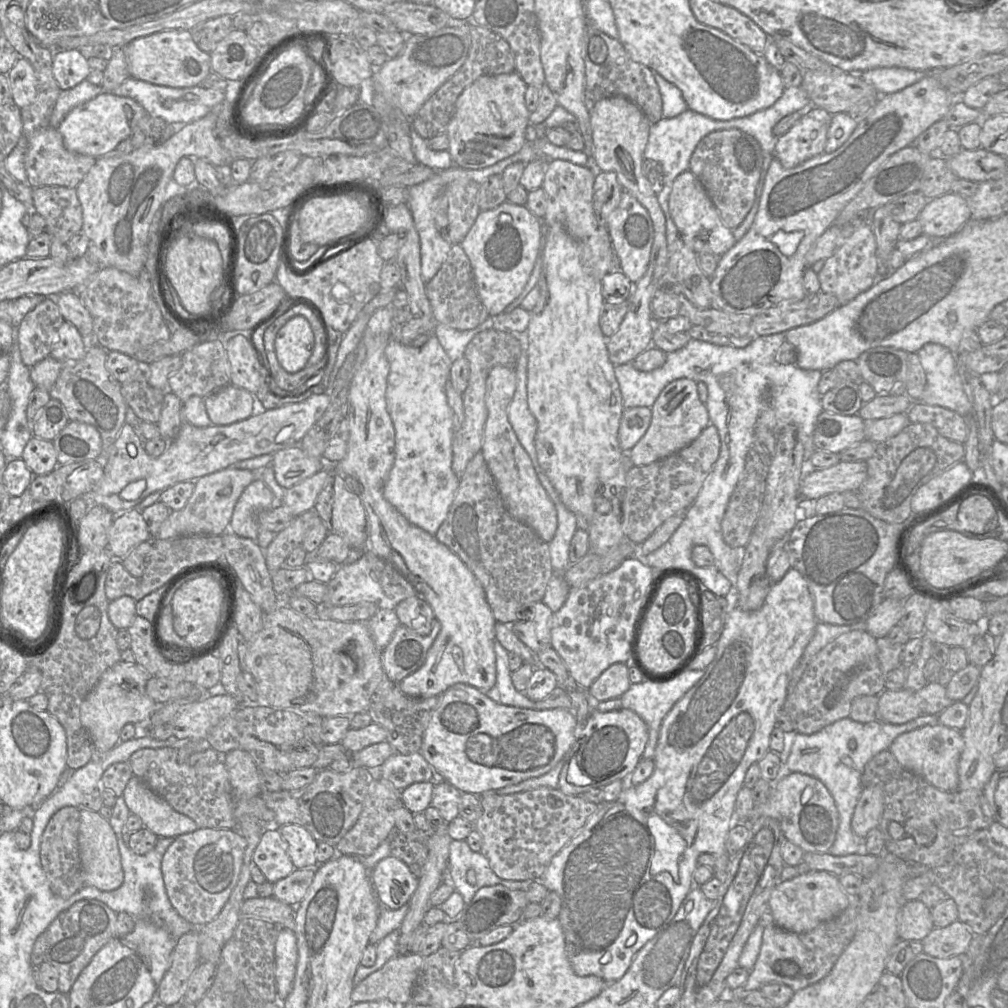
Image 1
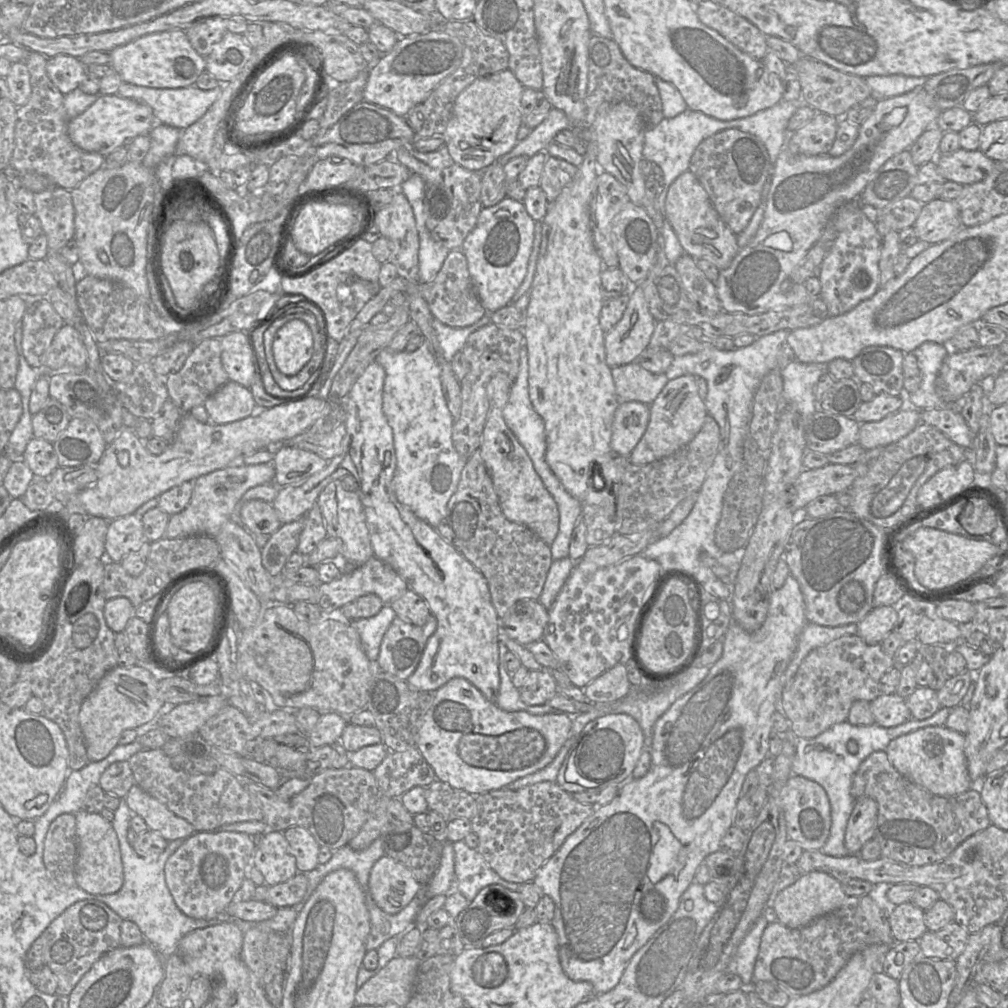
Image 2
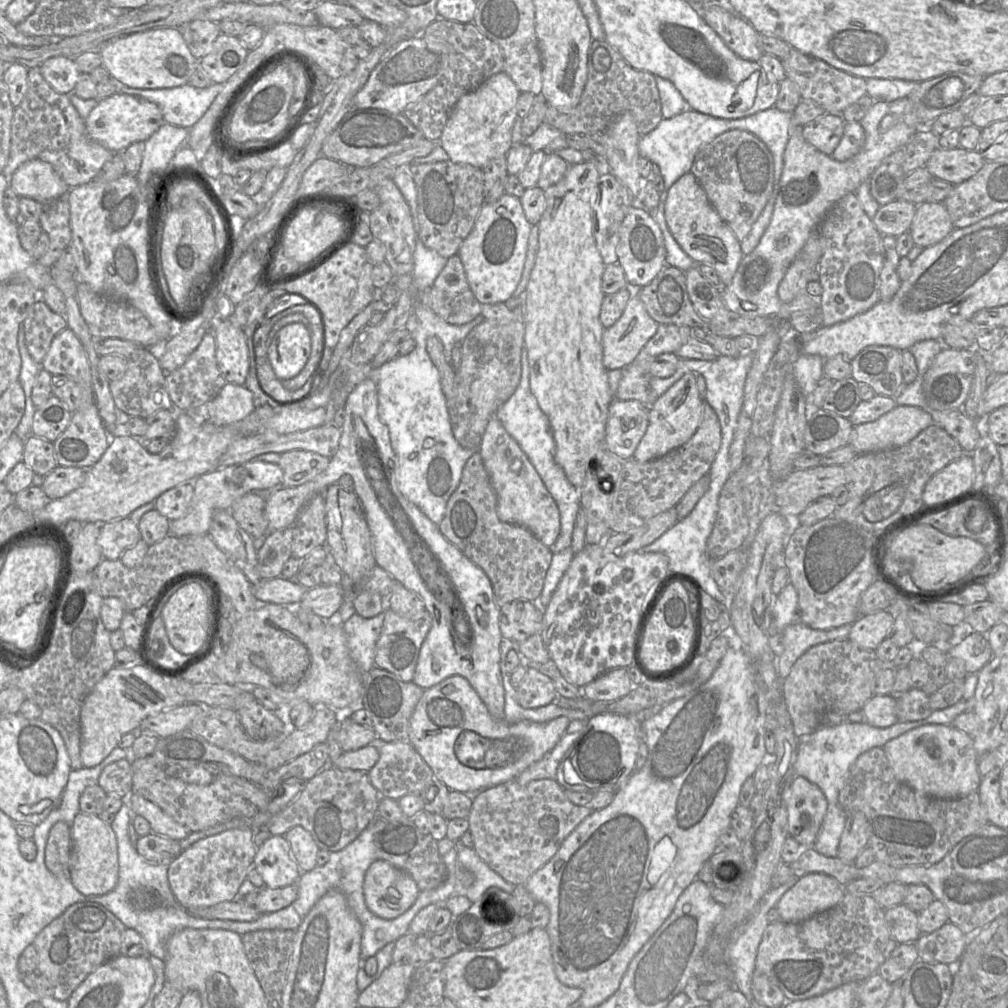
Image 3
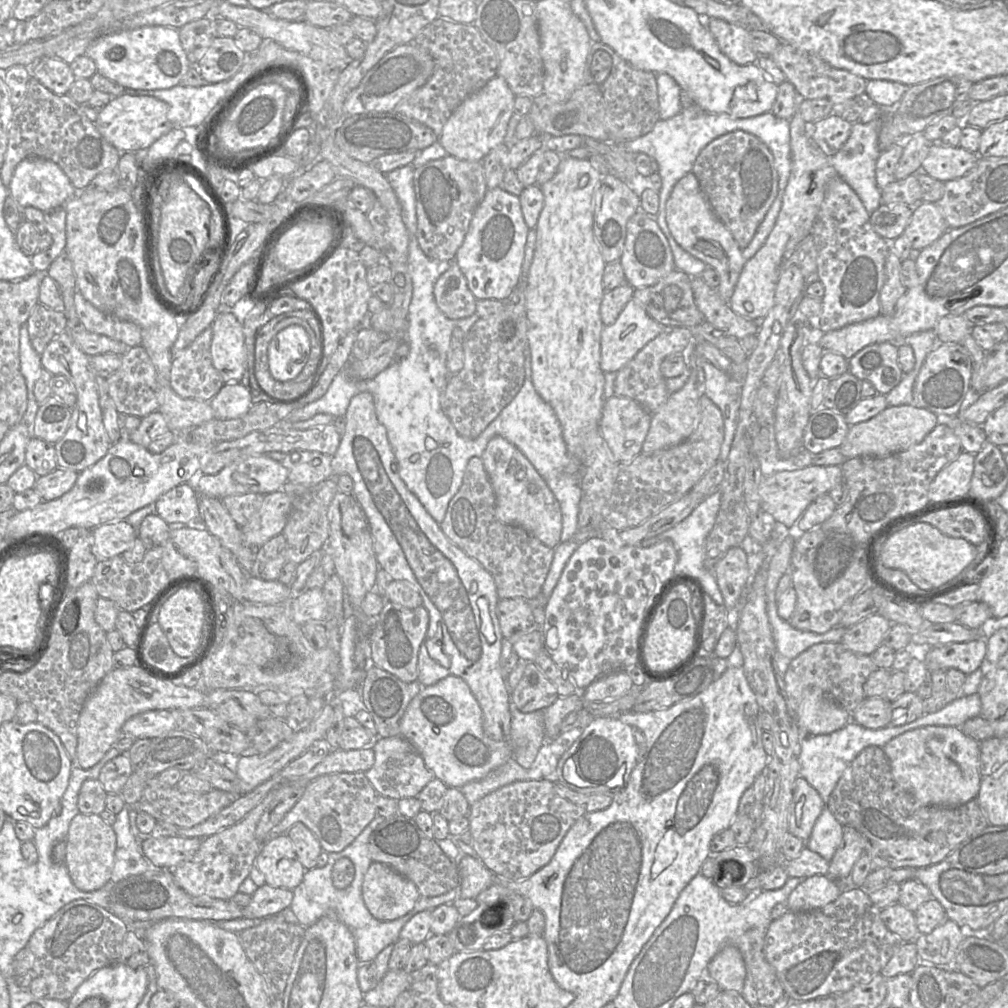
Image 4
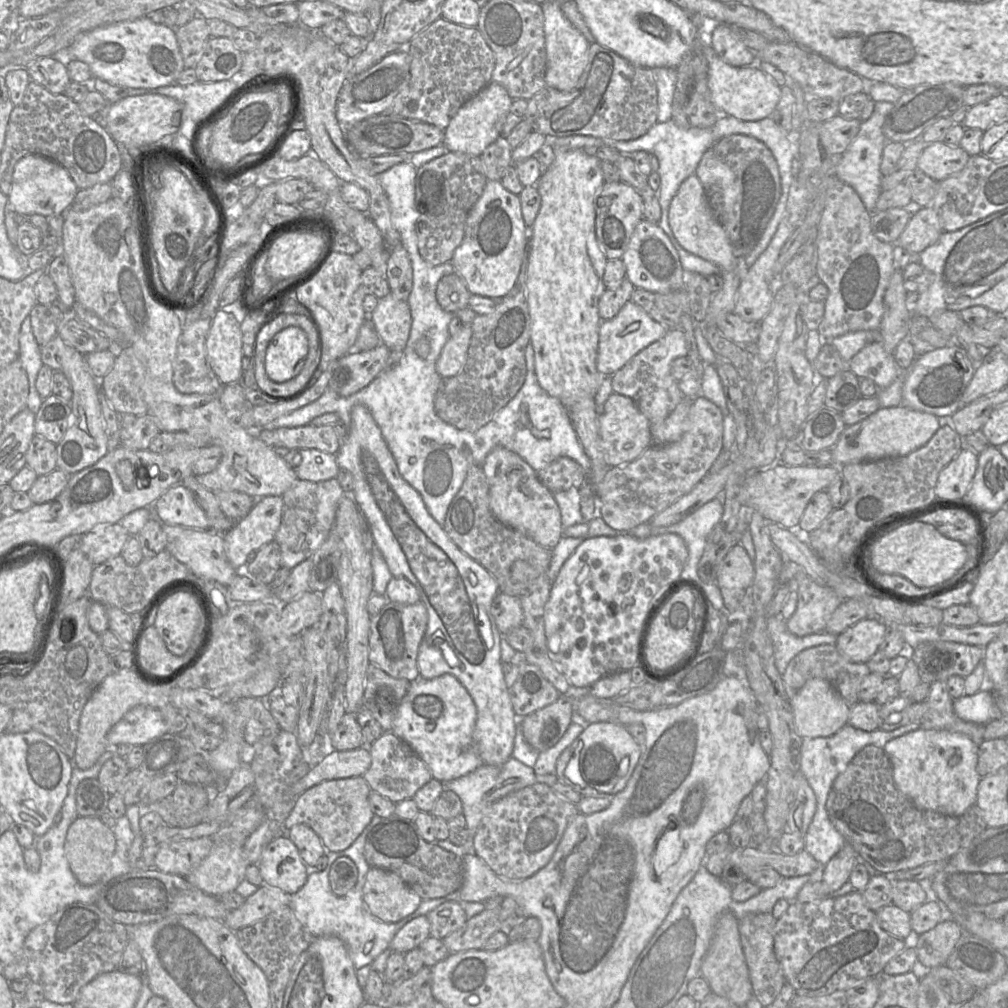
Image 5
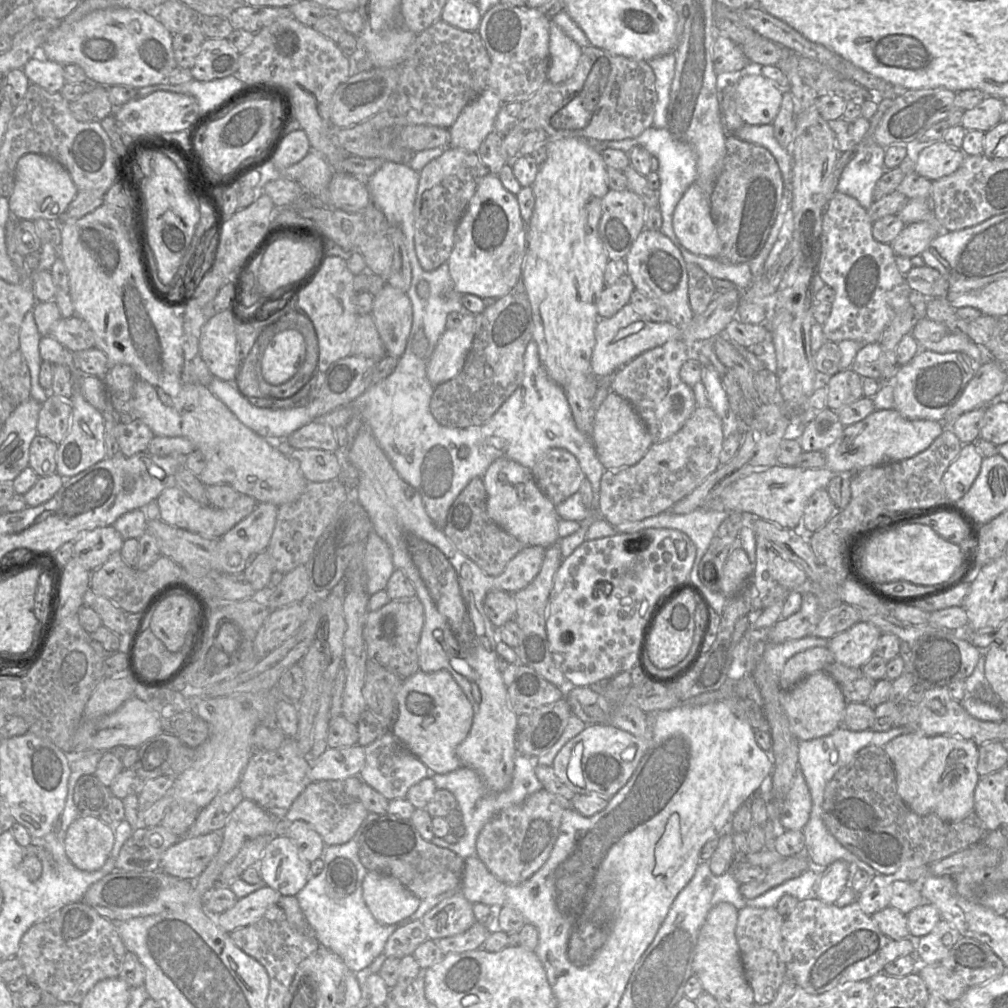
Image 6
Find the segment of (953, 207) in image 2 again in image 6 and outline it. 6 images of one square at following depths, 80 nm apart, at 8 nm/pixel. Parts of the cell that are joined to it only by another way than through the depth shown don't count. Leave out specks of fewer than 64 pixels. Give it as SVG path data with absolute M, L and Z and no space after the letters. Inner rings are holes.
M916 222L906 225L890 245L896 256L913 258L921 255L937 235L937 230L929 223Z

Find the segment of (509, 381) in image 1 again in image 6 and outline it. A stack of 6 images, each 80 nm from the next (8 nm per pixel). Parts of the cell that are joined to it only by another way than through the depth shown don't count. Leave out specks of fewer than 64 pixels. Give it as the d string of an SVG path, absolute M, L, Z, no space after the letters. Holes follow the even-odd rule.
M502 456L490 464L482 478L486 490L486 512L494 523L525 546L548 548L558 543L556 505L540 491L531 469Z

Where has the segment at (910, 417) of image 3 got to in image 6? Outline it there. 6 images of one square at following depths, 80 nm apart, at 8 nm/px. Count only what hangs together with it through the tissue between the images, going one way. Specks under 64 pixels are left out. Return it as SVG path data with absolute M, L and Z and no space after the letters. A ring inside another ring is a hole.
M895 409L874 410L863 420L846 426L842 434L826 450L826 467L835 474L851 474L860 469L911 458L926 450L943 432L945 426L939 421L908 420Z

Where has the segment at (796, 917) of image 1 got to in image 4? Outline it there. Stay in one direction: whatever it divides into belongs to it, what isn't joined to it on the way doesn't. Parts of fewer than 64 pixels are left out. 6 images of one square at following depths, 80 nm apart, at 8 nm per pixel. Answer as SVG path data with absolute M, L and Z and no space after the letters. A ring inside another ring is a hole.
M827 875L805 878L789 895L786 906L790 911L819 909L835 901L841 894L839 882Z

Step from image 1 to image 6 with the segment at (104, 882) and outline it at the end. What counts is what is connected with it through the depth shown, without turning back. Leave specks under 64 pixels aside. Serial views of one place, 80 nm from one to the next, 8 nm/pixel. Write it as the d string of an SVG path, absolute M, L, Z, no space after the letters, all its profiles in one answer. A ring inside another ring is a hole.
M77 817L68 827L64 849L77 869L91 872L105 864L114 841L114 831L99 817Z

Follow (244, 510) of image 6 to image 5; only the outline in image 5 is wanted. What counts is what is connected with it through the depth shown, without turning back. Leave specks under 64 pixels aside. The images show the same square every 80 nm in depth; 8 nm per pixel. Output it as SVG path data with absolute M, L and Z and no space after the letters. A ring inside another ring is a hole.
M182 484L168 489L156 501L156 518L162 524L210 529L210 520L192 493Z

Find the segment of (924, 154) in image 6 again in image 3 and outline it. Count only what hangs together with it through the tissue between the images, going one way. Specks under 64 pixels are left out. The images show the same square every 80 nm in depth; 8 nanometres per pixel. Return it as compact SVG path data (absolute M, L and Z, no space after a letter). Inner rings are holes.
M959 146L950 150L938 147L925 167L934 178L955 186L978 173L985 162L978 150L966 150Z

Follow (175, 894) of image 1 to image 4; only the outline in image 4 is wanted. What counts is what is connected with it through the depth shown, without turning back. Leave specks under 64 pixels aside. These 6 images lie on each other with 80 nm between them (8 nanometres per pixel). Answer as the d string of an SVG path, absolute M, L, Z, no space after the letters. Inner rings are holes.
M283 785L269 792L240 822L202 839L198 851L189 860L172 869L176 884L193 897L225 901L231 899L238 892L240 884L249 876L261 849L261 843L255 837L257 824L270 804L280 798L282 791Z

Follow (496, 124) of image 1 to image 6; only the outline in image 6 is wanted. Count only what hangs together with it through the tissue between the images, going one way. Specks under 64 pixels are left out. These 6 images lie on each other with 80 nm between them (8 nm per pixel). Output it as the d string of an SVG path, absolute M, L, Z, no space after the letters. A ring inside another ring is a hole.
M487 87L463 108L449 128L448 147L477 153L483 140L494 131L494 122L502 105L503 102L496 91Z

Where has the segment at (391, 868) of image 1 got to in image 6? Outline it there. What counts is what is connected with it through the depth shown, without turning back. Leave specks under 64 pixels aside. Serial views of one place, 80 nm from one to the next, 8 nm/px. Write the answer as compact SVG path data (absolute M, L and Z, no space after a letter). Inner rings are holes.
M368 871L362 884L363 899L374 919L385 925L411 916L421 900L396 878Z

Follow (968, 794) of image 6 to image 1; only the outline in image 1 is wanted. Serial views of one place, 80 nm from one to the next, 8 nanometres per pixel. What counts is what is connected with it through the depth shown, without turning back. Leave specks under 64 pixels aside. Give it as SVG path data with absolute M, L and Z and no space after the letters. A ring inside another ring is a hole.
M936 724L900 734L893 740L888 751L904 769L942 791L954 792L958 788L958 762L962 749L963 737L960 730Z

